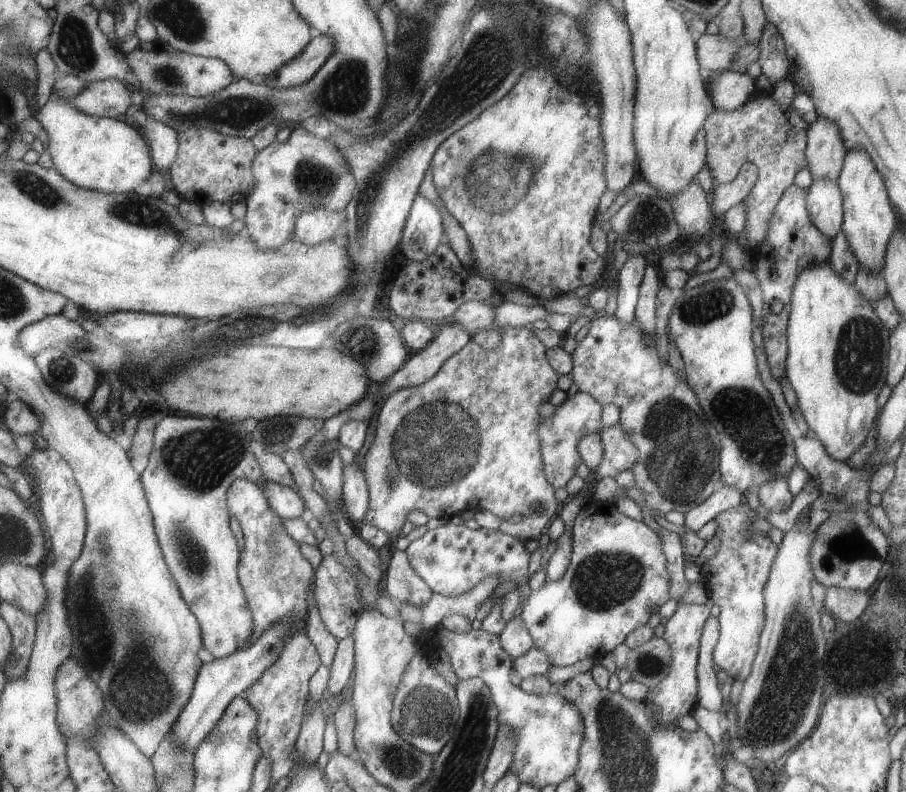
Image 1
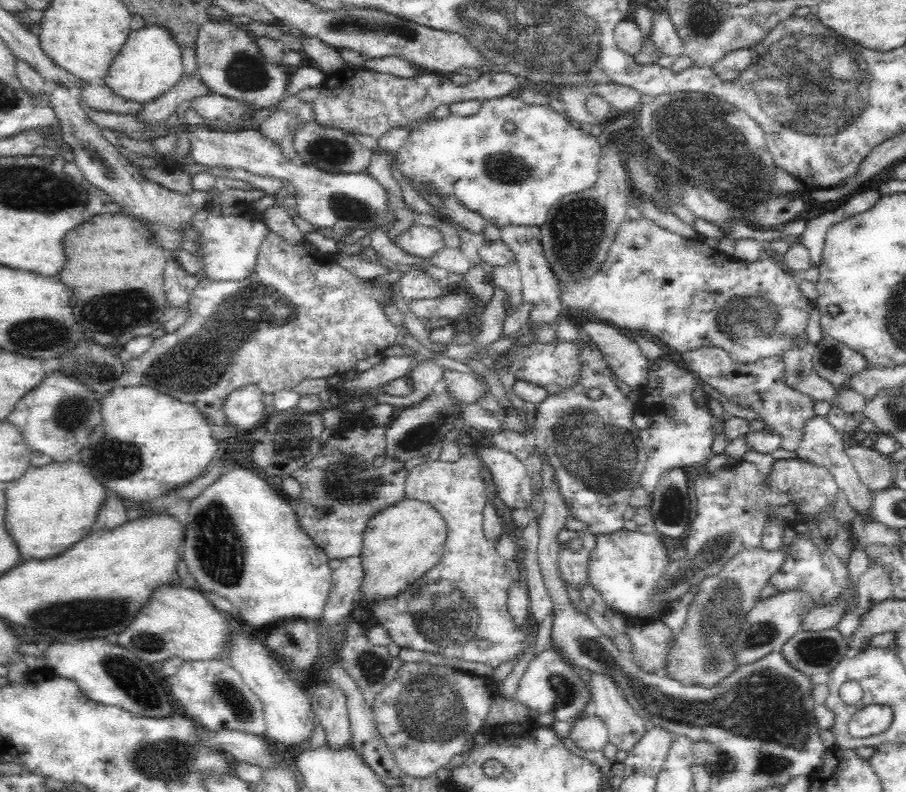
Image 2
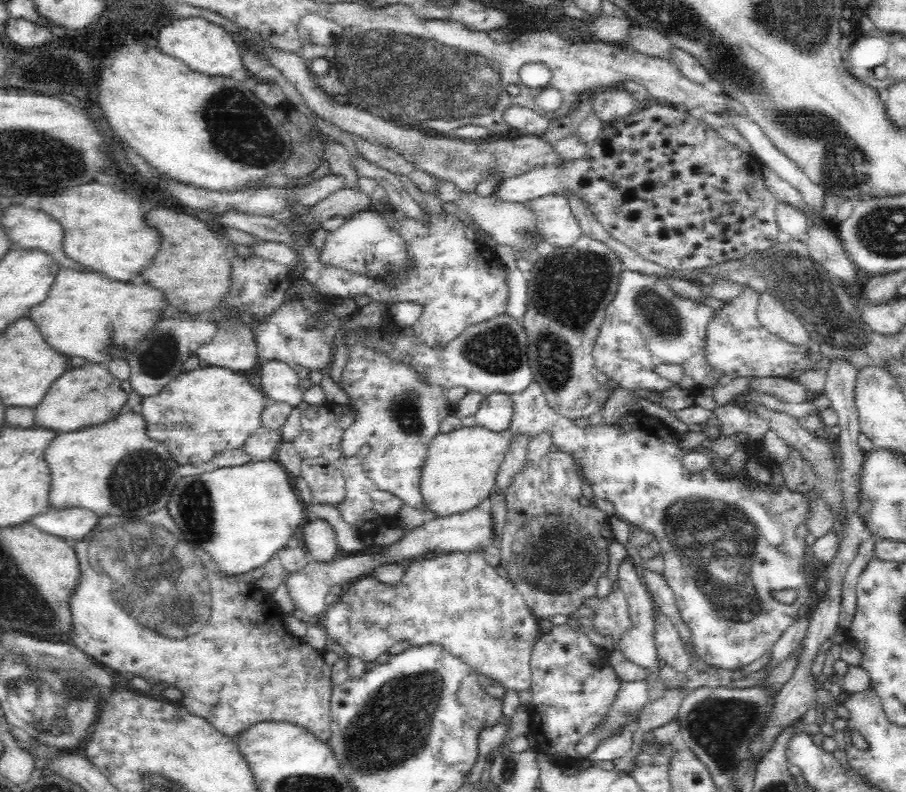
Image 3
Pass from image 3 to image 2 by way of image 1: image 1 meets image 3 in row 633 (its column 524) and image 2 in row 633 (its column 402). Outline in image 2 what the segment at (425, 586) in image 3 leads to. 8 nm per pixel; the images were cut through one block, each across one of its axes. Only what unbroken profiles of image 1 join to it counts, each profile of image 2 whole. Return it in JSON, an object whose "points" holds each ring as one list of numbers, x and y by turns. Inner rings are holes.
{"points":[[464,451,460,458,454,462,446,462,444,460,434,460,433,462,424,462,421,465,417,465,412,468,407,476,405,482,405,498,409,500,416,500,422,502,426,505,430,505,433,510,438,512,438,515,442,517,447,529,447,539,444,545,444,555,440,563,433,567,428,573,423,575,415,583,410,584,404,592,400,592,395,599,384,600,380,604,374,604,374,606,368,606,366,609,360,607,361,612,368,614,372,617,378,624,384,626,392,641,396,643,400,648,411,648,412,650,422,650,425,652,433,652,434,654,440,654,444,658,454,658,454,660,468,660,468,662,480,662,480,664,486,664,490,668,498,668,506,662,514,662,514,660,520,660,528,650,530,650,530,642,528,642,528,632,524,630,524,626,517,626,514,623,514,617,510,614,507,598,506,598,506,588,508,588,508,583,511,581,510,574,507,570,505,560,499,556,496,551,495,544,488,541,485,537,483,530,483,510,488,502,486,496,486,486,484,486,484,480,480,478,480,467,482,465,479,453,471,451]]}

